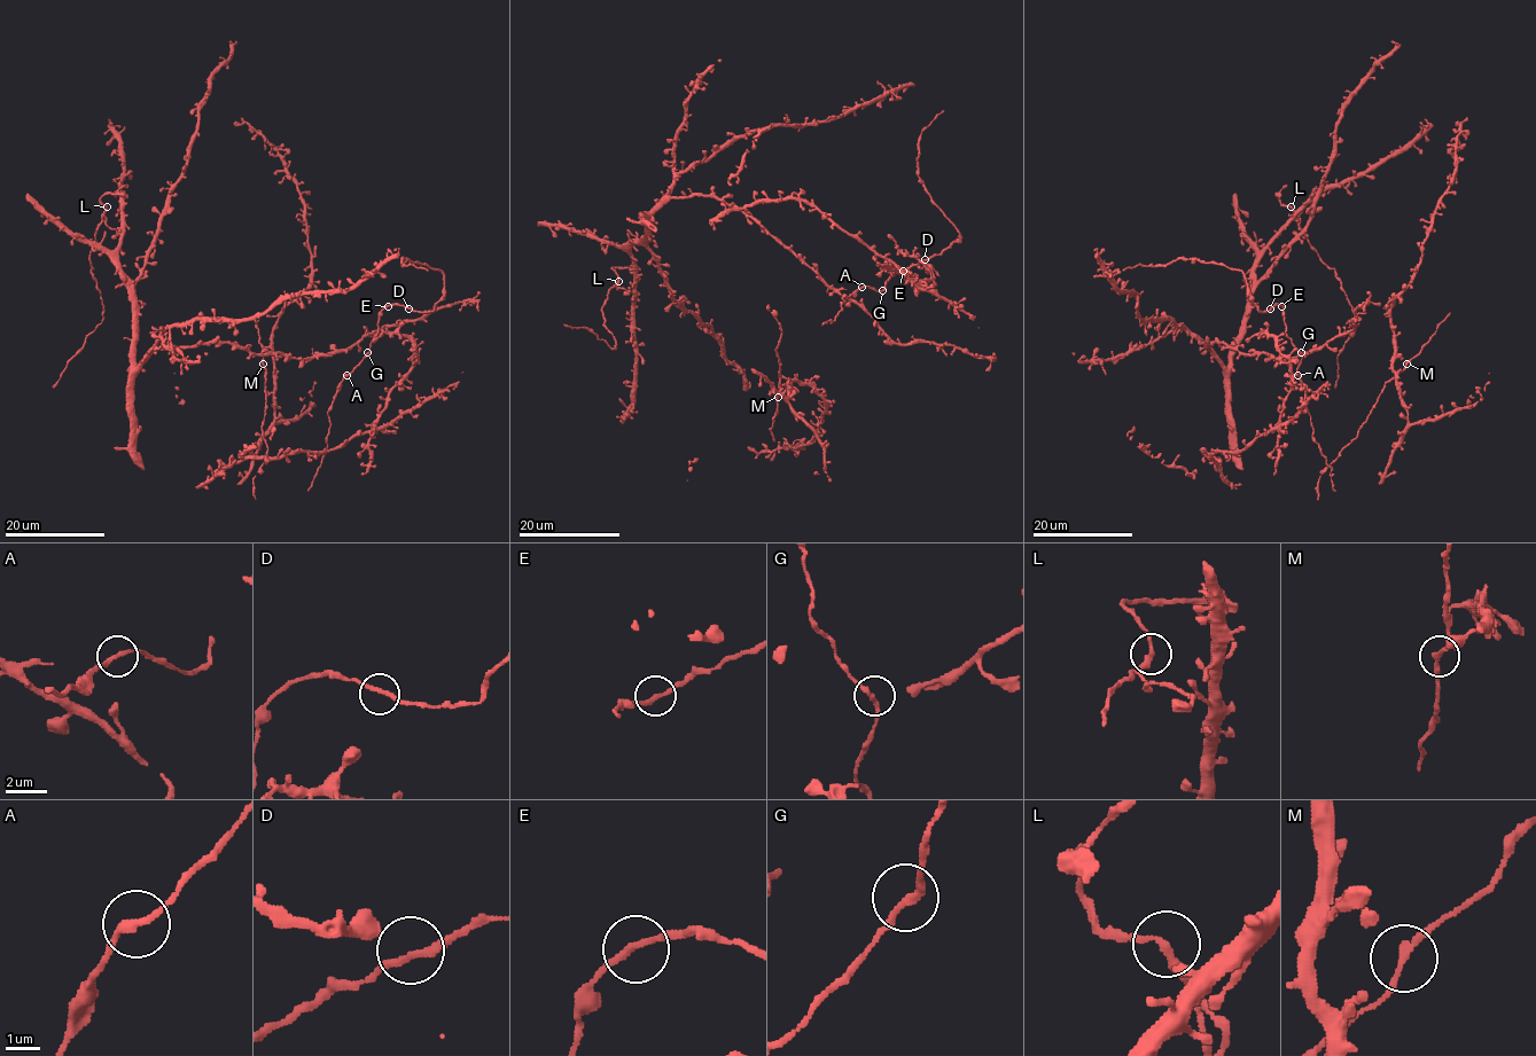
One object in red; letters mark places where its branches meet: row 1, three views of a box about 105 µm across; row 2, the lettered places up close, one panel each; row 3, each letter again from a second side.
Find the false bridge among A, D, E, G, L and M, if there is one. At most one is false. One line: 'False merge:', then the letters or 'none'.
False merge: none

